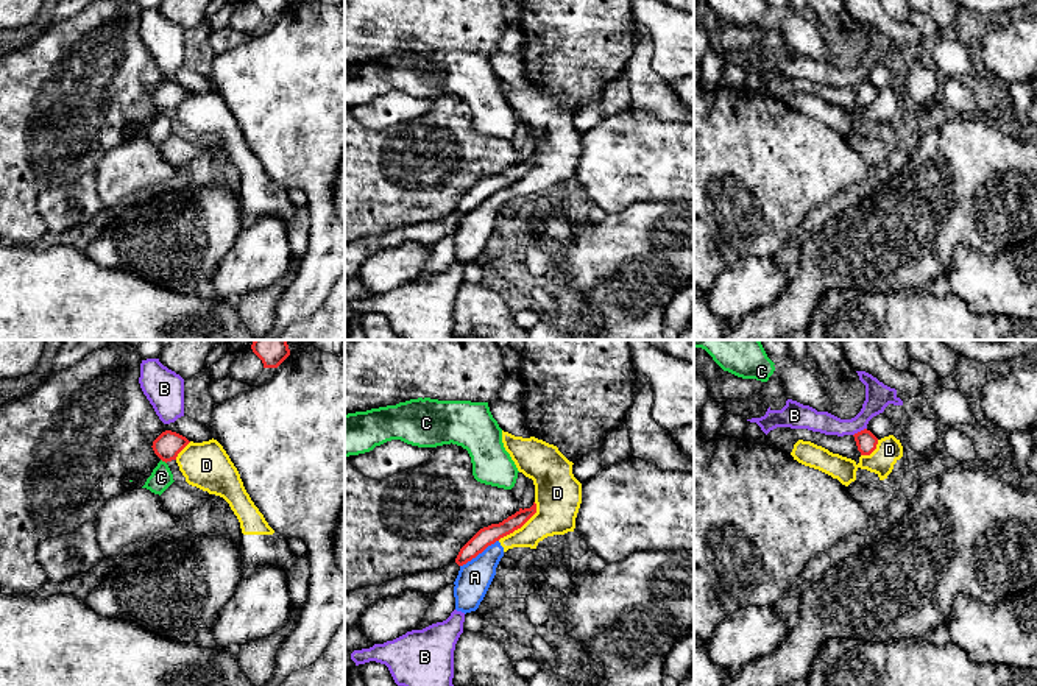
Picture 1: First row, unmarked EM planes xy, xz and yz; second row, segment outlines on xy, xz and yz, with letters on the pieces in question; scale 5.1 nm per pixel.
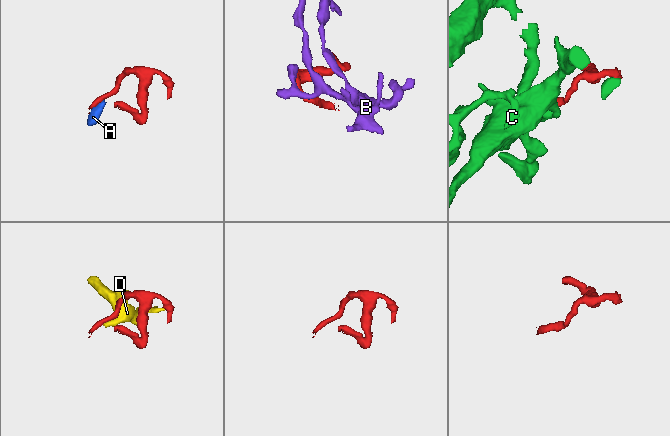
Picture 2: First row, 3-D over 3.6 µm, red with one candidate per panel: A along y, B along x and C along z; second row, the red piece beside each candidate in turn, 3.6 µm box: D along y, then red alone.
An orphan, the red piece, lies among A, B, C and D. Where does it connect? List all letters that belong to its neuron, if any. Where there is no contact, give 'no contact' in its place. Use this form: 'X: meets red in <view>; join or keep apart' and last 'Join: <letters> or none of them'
A: meets red in xz; keep apart
B: meets red in yz; keep apart
C: meets red in xy; keep apart
D: meets red in xz; keep apart
Join: none of them

